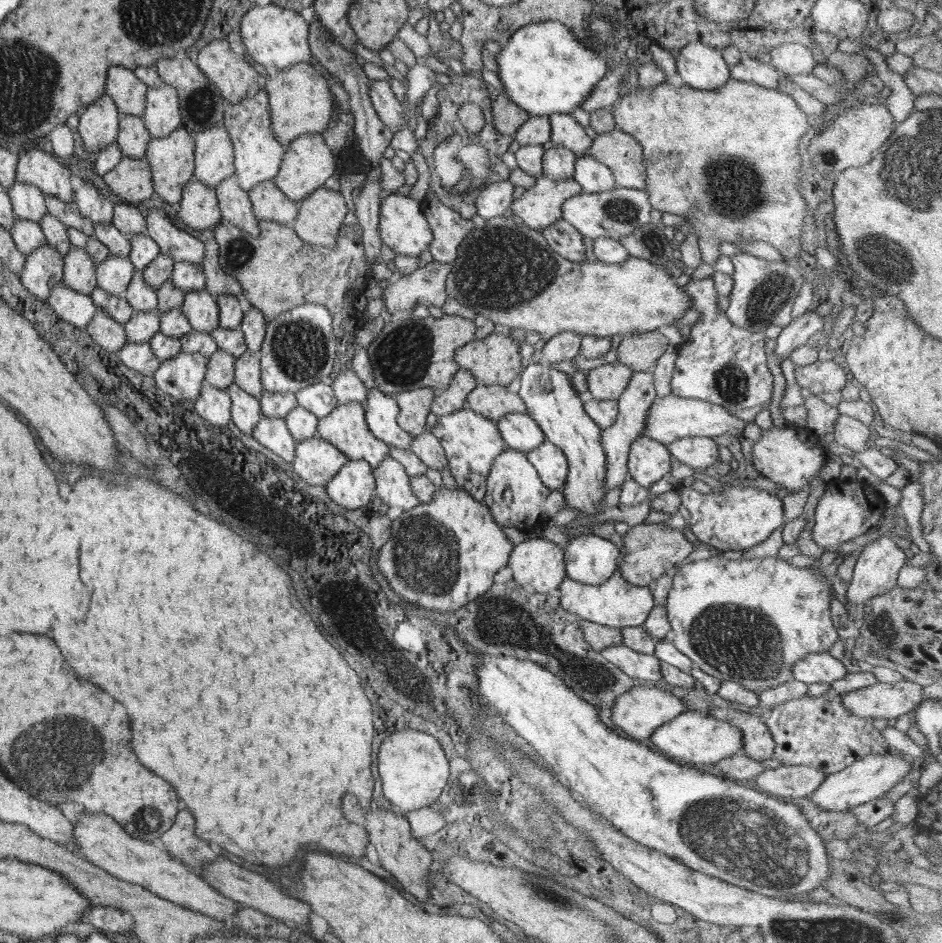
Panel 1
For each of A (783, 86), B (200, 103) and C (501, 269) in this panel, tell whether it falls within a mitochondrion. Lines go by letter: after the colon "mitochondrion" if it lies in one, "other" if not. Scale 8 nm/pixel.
A: other
B: mitochondrion
C: mitochondrion

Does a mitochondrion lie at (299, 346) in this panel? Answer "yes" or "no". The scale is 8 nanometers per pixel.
yes

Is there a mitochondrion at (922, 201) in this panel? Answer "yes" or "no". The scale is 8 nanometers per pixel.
yes

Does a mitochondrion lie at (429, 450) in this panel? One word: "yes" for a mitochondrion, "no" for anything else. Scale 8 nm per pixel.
no

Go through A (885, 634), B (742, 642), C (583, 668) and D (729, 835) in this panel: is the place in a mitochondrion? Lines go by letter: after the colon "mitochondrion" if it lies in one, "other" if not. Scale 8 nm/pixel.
A: mitochondrion
B: mitochondrion
C: other
D: mitochondrion

